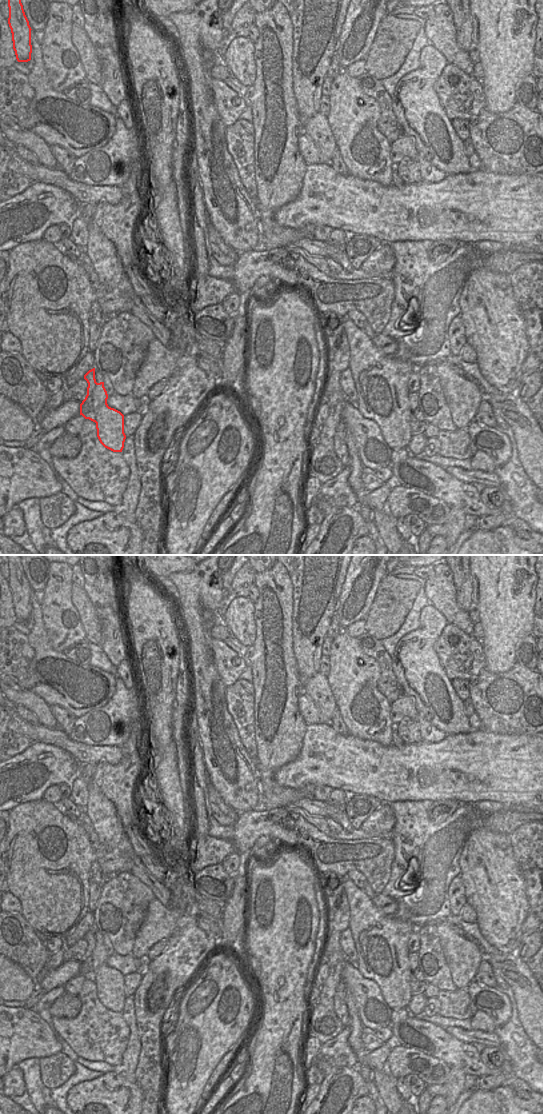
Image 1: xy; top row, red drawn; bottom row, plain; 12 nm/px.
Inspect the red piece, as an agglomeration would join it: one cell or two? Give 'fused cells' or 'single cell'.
single cell

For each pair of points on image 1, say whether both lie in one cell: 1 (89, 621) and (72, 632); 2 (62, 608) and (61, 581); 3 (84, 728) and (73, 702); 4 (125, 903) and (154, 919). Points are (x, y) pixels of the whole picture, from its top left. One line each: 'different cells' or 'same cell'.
1: different cells
2: same cell
3: different cells
4: different cells

